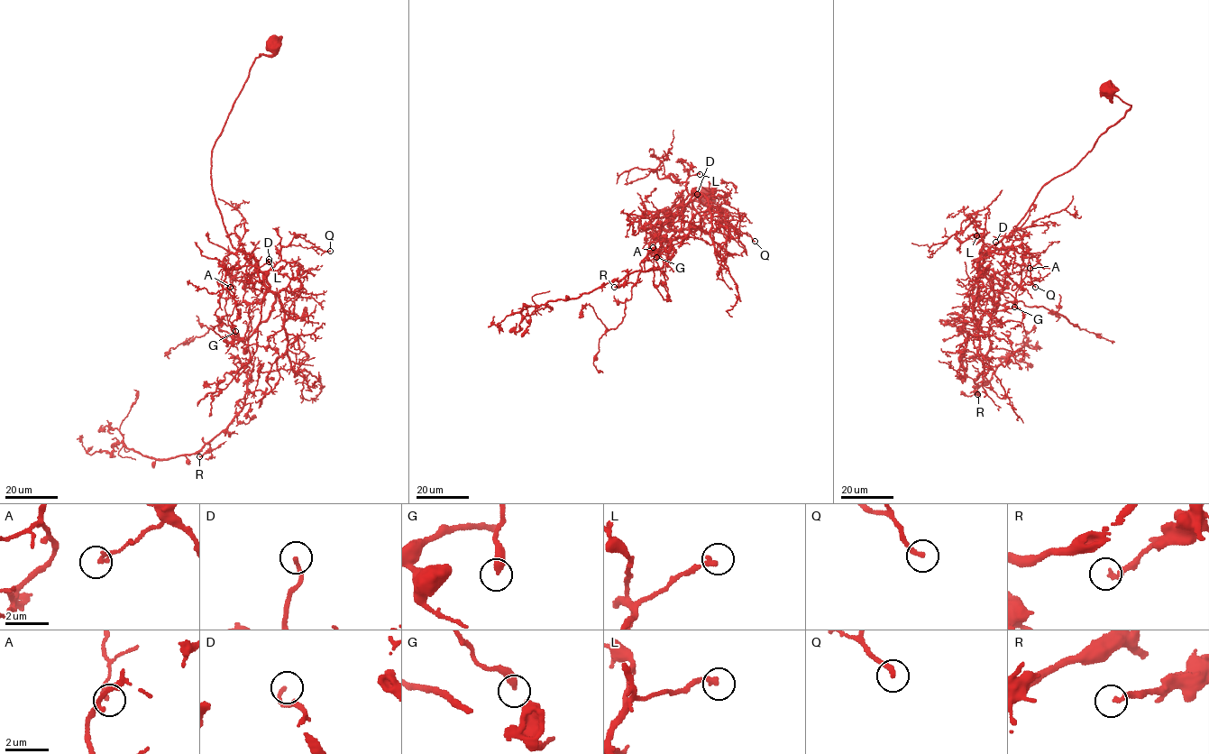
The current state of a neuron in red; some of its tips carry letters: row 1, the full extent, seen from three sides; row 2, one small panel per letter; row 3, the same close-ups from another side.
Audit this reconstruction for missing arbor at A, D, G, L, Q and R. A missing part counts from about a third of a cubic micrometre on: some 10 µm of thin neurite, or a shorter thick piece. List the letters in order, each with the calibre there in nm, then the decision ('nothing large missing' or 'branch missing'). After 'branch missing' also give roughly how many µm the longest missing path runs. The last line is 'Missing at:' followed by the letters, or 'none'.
A: 200 nm thick; nothing large missing
D: 160 nm thick; branch missing; about 20 µm are missing
G: 380 nm thick; nothing large missing
L: 200 nm thick; branch missing; about 8 µm are missing
Q: 240 nm thick; branch missing; about 6 µm are missing
R: 240 nm thick; nothing large missing
Missing at: D, L, Q

